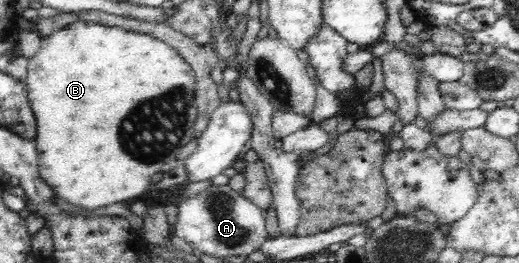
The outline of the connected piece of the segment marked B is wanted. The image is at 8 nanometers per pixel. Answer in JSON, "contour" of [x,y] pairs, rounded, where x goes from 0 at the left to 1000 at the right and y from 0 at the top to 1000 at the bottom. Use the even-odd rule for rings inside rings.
{"contour":[[[145,80],[139,84],[135,95],[129,95],[125,106],[118,114],[104,114],[102,129],[94,129],[81,144],[75,190],[64,209],[64,221],[56,224],[54,236],[54,262],[52,262],[52,289],[44,304],[46,331],[50,335],[50,354],[56,373],[56,392],[60,403],[62,422],[66,426],[69,449],[69,513],[64,540],[69,544],[71,578],[73,578],[73,627],[75,627],[75,669],[77,684],[83,684],[85,700],[91,700],[92,715],[98,715],[100,730],[106,738],[114,738],[121,760],[129,760],[129,768],[137,768],[137,776],[148,776],[148,783],[160,783],[160,791],[195,791],[195,783],[206,783],[206,776],[222,776],[222,768],[235,768],[247,772],[256,768],[264,749],[272,745],[276,730],[287,730],[283,722],[283,707],[291,700],[291,673],[295,662],[303,662],[303,654],[322,654],[347,616],[341,605],[341,586],[345,586],[345,570],[356,555],[366,532],[372,529],[372,502],[376,502],[376,456],[380,449],[382,426],[380,407],[374,395],[376,384],[376,331],[378,331],[378,304],[374,270],[368,259],[364,236],[358,232],[343,202],[335,179],[326,175],[320,160],[306,152],[285,129],[256,122],[252,114],[241,114],[239,106],[229,106],[224,99],[198,99],[198,87],[179,87],[179,84],[152,84]],[[341,380],[345,380],[345,395],[353,403],[353,411],[337,411],[337,395],[341,395]]]}

